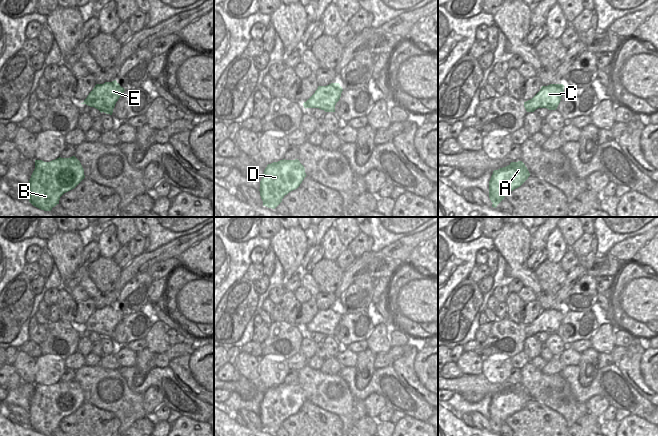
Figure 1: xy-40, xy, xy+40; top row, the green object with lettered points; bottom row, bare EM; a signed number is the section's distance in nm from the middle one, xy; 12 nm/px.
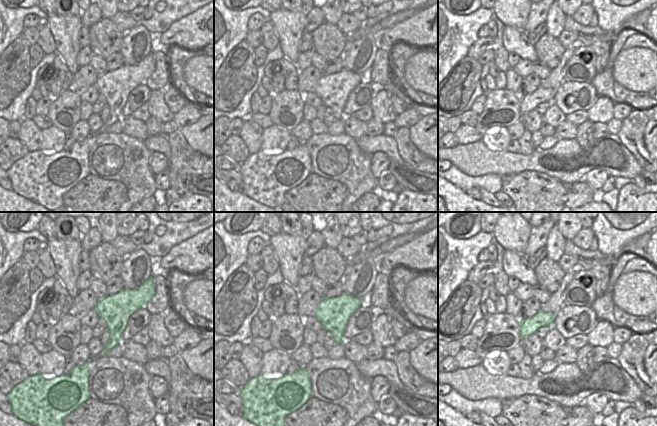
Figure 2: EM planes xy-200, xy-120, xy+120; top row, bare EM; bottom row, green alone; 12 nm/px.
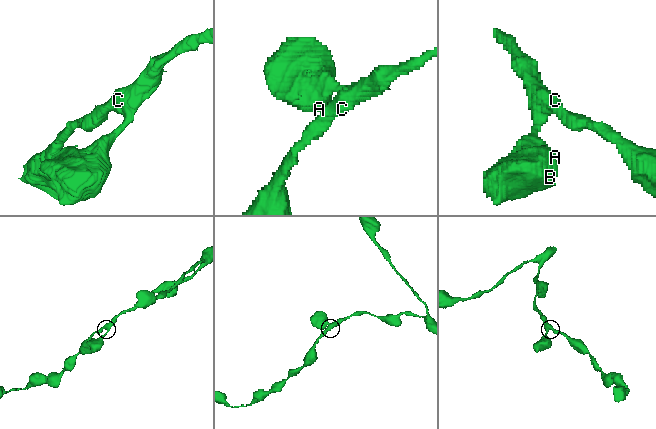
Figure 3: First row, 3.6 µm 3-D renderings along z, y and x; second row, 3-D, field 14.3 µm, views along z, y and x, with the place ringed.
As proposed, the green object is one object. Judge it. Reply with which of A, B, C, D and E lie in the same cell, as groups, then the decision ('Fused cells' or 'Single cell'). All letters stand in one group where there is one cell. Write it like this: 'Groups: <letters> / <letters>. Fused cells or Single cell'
Groups: A B C D E. Single cell.

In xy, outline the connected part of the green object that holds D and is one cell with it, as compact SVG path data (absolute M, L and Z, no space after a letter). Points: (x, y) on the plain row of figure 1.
M283 383L268 388L259 413L263 430L275 433L285 419L300 410L306 400L305 392L298 383Z

